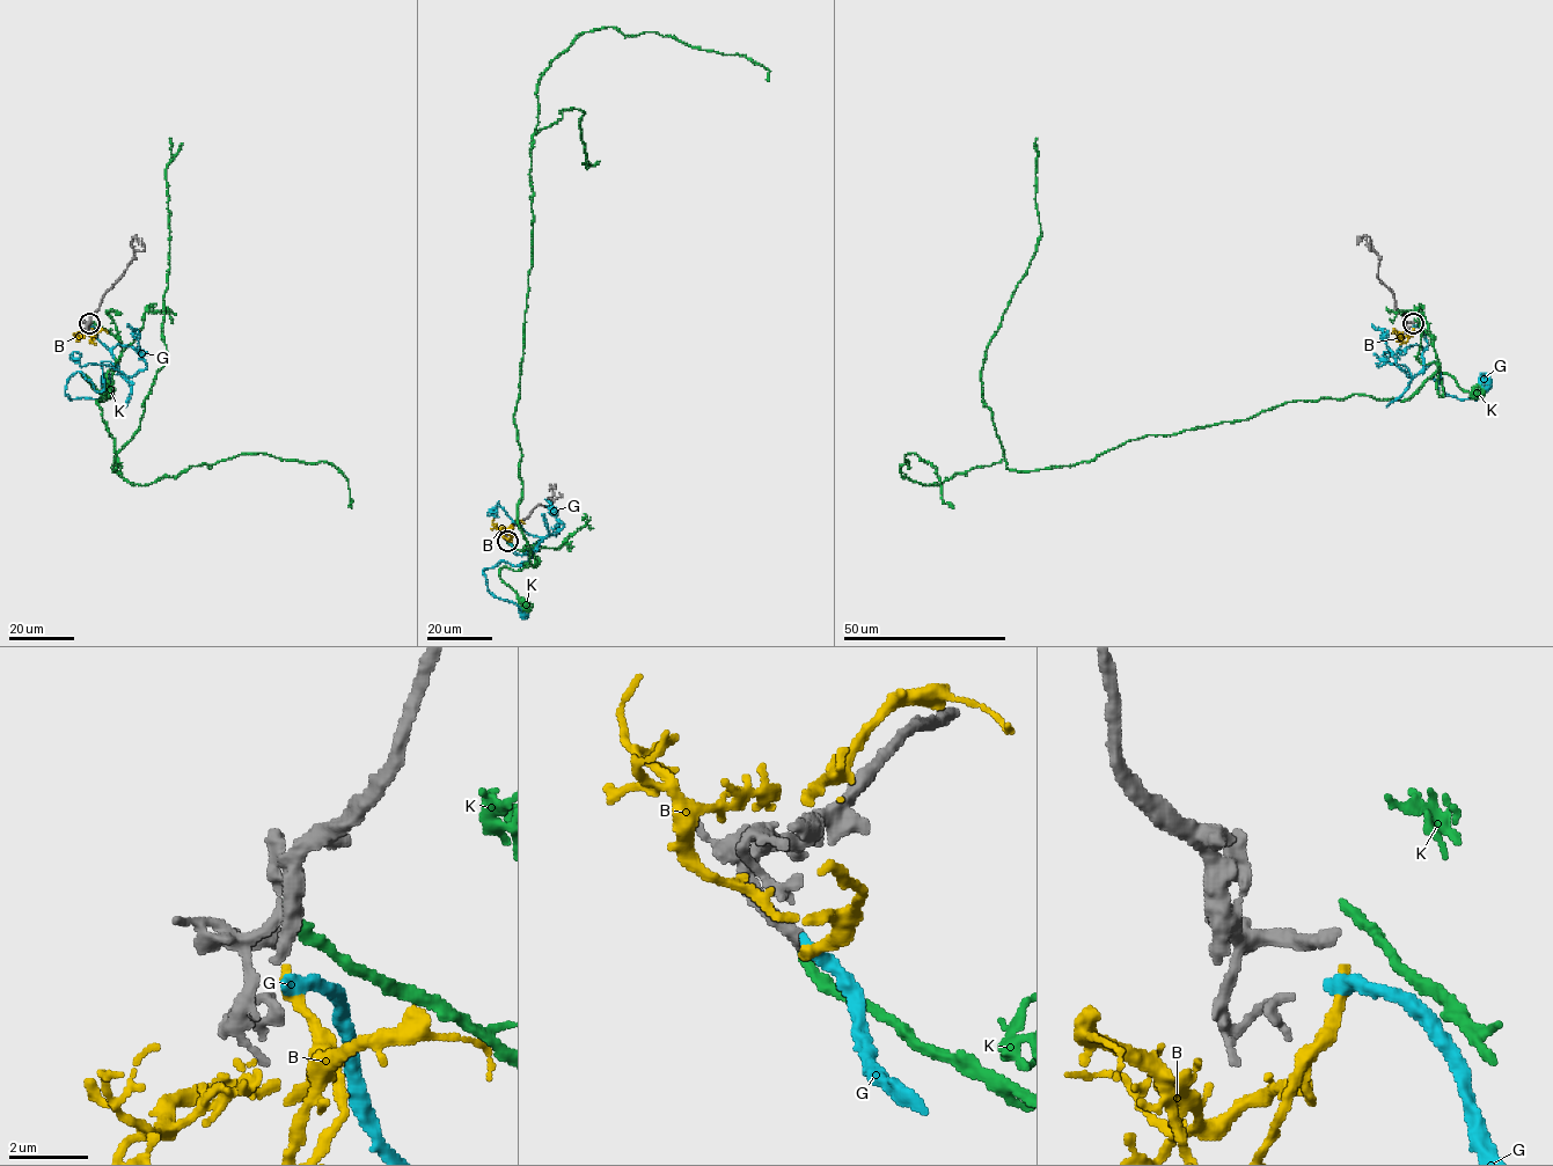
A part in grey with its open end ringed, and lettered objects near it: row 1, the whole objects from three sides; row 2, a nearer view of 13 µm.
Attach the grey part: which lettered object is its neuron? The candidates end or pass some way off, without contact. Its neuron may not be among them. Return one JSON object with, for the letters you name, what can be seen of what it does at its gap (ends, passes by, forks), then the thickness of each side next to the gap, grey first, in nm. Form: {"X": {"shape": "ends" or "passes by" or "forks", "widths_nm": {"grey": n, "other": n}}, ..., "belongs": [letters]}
{"G": {"shape": "ends", "widths_nm": {"grey": 380, "other": 400}}, "belongs": ["G"]}

